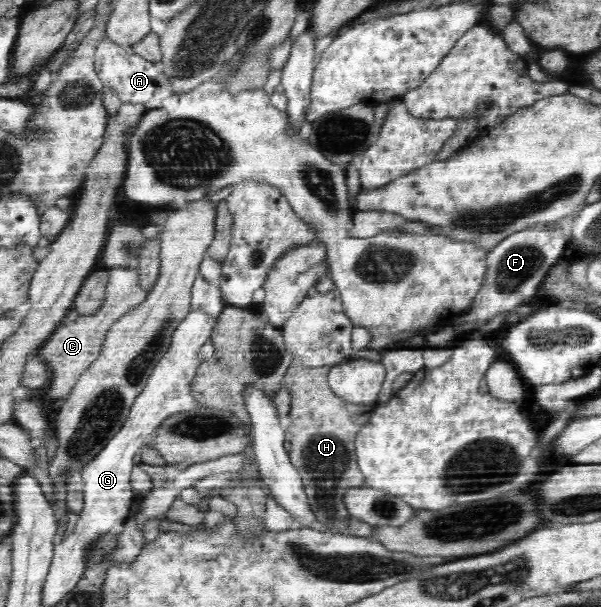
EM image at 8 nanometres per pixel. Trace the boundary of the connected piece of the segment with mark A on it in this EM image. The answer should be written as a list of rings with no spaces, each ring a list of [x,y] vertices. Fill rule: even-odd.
[[[105,37],[103,41],[99,41],[95,57],[94,70],[97,72],[102,85],[112,87],[123,102],[144,104],[147,110],[159,109],[163,105],[163,100],[174,94],[170,91],[166,77],[157,69],[155,62],[147,61],[147,59],[137,55],[131,46],[117,45]]]

